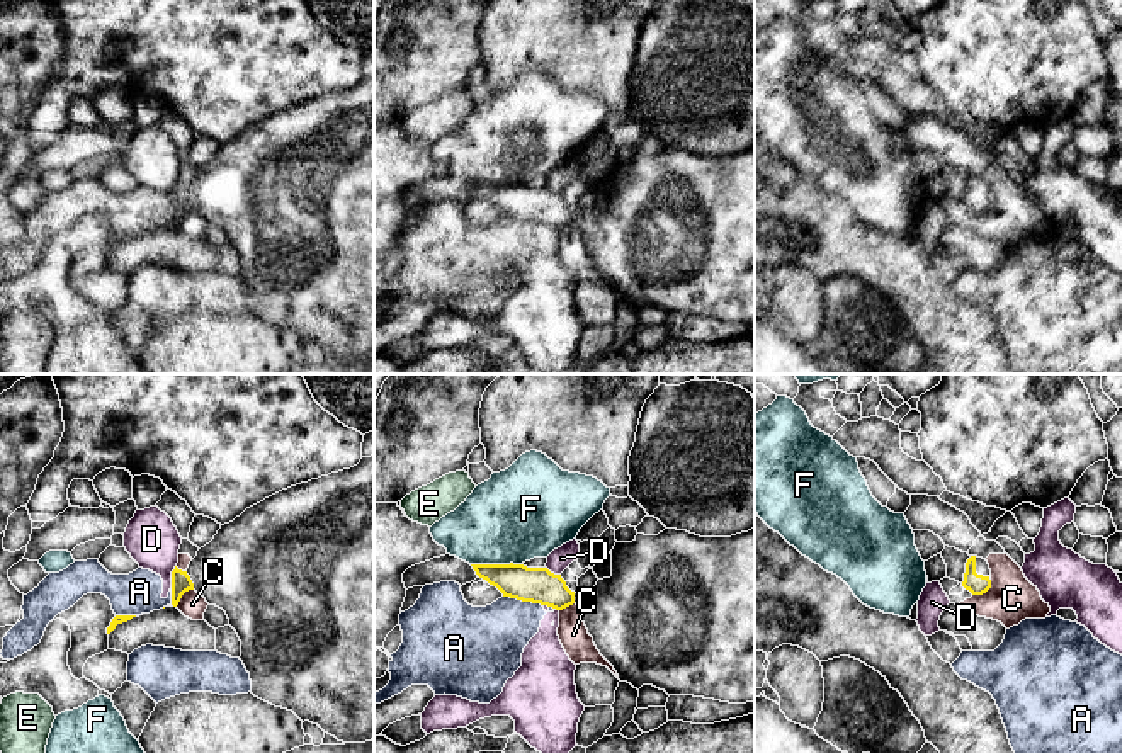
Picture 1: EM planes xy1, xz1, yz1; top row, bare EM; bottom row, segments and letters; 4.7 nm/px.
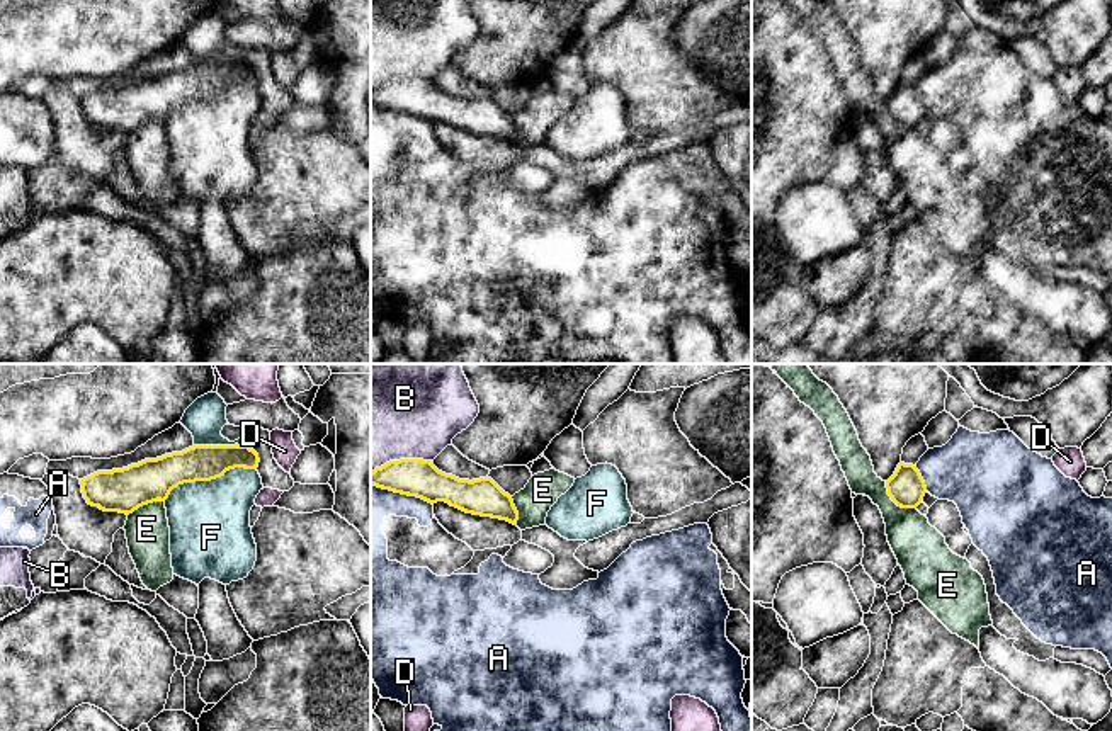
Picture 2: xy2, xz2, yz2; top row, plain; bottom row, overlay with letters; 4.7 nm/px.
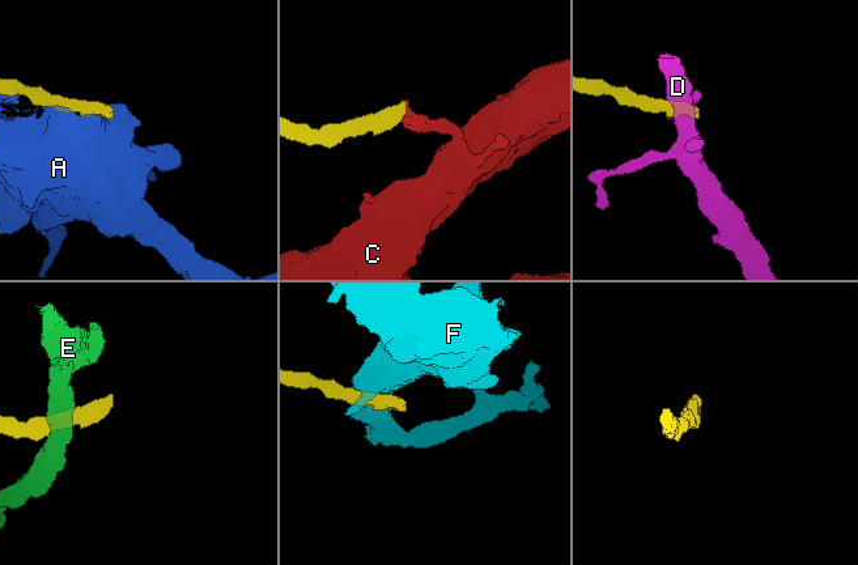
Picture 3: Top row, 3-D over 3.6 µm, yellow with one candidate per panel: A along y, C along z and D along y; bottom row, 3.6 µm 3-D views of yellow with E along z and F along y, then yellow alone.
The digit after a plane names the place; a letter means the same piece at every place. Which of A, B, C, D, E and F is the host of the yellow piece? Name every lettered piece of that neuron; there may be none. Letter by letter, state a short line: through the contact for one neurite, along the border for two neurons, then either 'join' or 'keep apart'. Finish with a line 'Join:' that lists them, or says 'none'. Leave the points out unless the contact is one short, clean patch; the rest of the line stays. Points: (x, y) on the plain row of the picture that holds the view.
A: keep apart
B: keep apart
C: yz1 (991, 199), (985, 211), (973, 215) | keep apart
D: xy1 (175, 184), (170, 194), (170, 206) | keep apart
E: yz2 (885, 101), (886, 113), (898, 124), (915, 128) | keep apart
F: keep apart
Join: none

